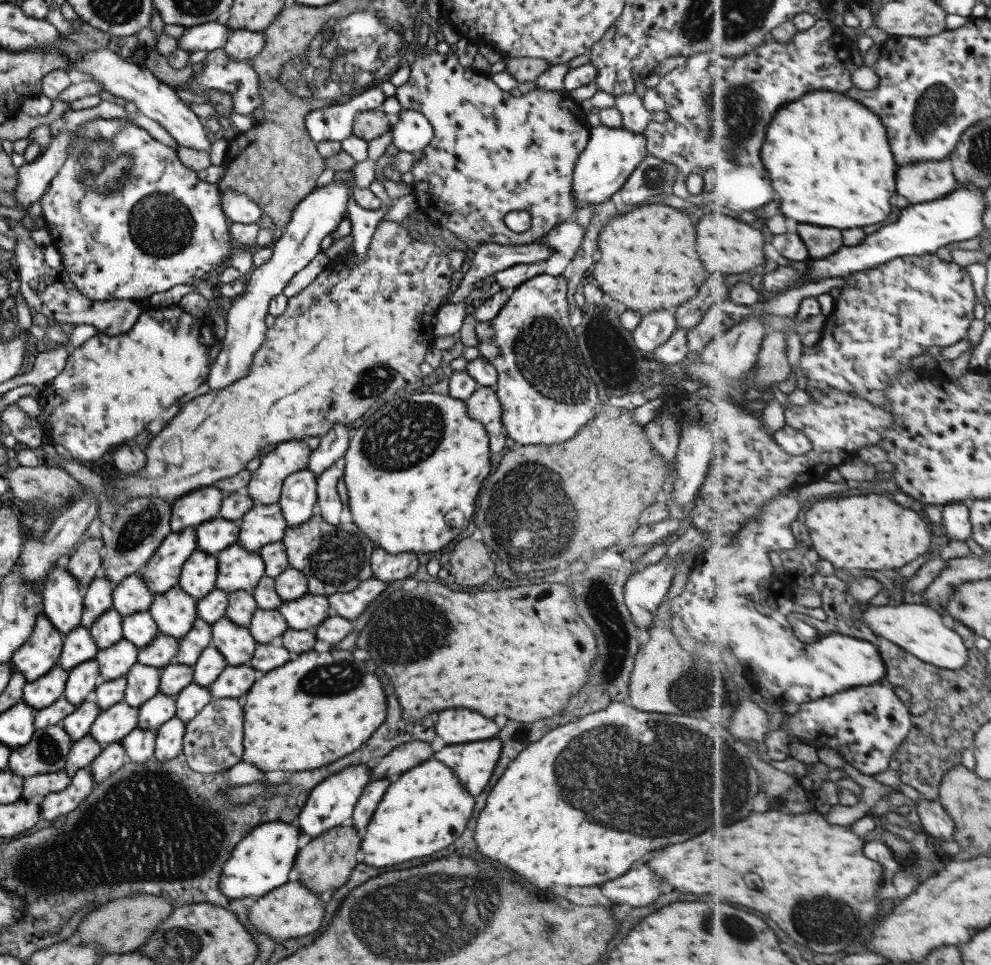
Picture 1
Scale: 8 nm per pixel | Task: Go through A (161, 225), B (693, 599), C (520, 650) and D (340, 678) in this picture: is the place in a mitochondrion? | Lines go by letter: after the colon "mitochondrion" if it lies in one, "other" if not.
A: mitochondrion
B: other
C: other
D: mitochondrion

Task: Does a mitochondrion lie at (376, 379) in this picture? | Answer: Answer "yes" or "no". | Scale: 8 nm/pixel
yes

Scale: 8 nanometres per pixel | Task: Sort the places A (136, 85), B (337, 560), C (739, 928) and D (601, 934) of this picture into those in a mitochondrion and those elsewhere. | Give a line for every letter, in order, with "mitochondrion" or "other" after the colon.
A: other
B: mitochondrion
C: mitochondrion
D: other

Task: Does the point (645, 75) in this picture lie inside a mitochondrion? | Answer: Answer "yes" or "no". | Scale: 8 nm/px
no

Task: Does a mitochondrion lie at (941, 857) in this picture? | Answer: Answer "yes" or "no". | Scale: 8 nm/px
no

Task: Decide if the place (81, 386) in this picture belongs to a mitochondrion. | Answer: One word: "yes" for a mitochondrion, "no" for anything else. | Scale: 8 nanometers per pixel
yes

